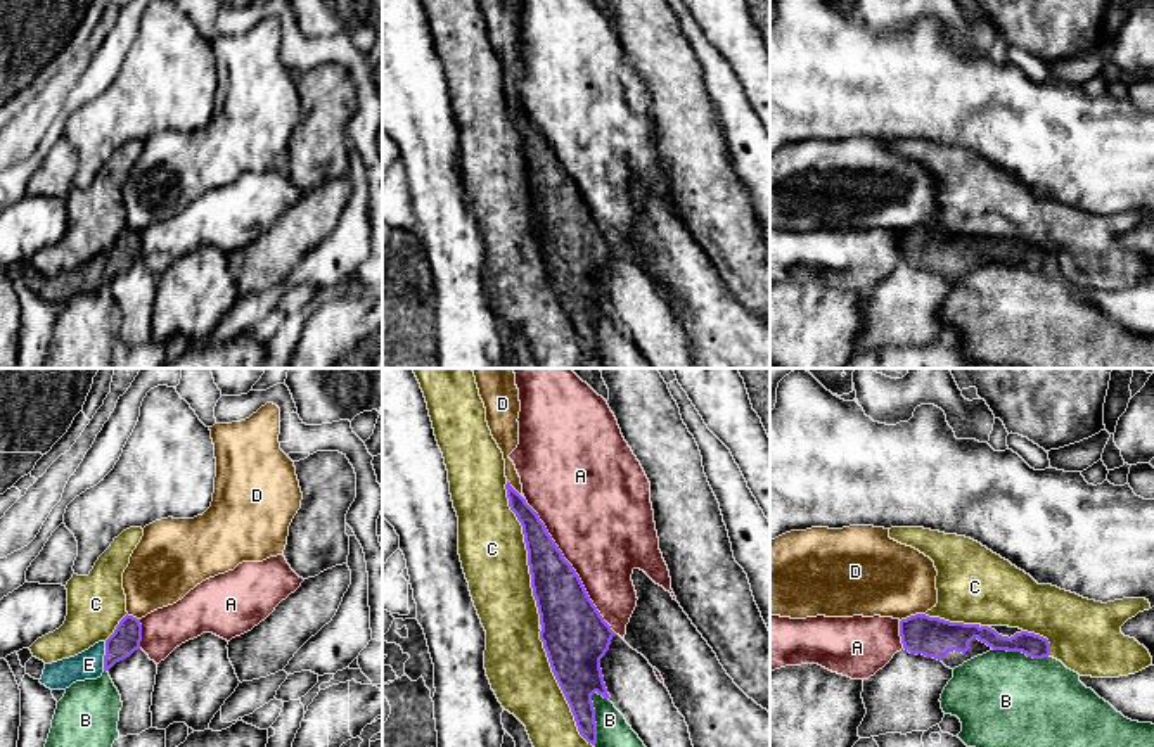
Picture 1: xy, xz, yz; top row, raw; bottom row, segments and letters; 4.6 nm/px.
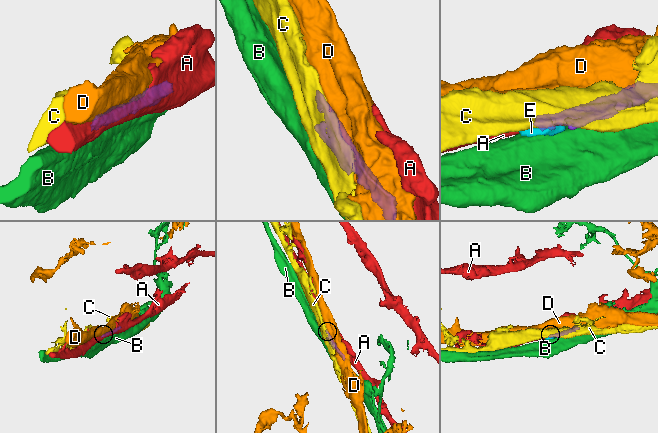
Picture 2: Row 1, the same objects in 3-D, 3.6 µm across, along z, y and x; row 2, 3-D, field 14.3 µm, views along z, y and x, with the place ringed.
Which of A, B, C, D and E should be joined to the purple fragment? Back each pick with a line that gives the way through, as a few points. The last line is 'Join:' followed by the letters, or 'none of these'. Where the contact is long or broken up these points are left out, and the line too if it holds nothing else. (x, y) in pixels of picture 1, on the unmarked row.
E: Path across: xy (127, 249), (104, 268), (89, 277)
Join: E

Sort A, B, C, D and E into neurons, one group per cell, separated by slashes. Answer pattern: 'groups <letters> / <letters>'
groups A / B / C / D / E

